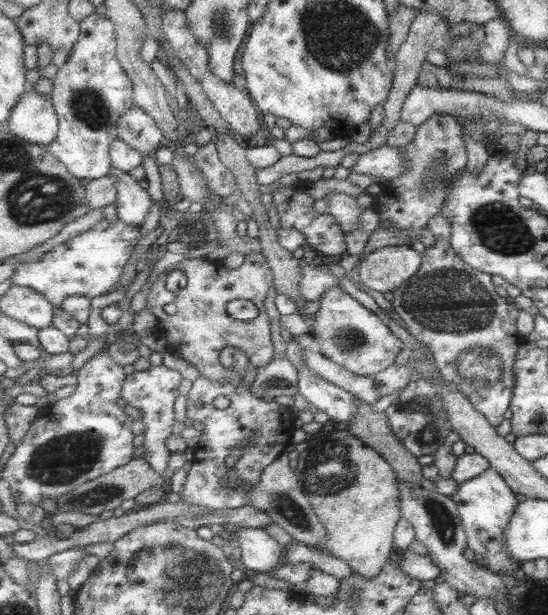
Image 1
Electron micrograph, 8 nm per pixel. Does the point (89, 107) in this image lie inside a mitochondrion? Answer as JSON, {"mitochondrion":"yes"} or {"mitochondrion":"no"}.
{"mitochondrion":"yes"}

